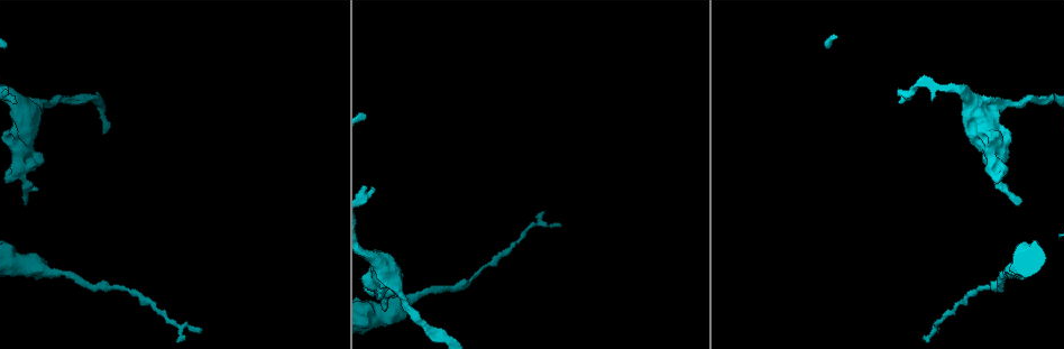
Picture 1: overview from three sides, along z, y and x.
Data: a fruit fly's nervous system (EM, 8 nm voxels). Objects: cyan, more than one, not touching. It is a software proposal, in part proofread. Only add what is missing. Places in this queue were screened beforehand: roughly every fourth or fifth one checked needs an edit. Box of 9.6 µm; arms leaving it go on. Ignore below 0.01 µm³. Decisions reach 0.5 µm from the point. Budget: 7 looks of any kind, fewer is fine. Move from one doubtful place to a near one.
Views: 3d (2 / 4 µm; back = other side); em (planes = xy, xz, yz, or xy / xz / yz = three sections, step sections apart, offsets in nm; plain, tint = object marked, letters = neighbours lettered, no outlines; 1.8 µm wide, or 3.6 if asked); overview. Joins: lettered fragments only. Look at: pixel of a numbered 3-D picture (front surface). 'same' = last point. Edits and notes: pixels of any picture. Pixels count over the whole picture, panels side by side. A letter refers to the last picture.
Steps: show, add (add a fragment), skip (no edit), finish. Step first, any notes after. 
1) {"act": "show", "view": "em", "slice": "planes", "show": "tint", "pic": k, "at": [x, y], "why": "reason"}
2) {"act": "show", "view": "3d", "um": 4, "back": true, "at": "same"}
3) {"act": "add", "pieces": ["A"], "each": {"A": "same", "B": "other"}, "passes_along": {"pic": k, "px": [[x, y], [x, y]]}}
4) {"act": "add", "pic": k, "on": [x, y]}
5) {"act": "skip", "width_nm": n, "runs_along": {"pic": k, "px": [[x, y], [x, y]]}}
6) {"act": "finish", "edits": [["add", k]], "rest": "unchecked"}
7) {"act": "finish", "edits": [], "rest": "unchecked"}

{"act": "show", "view": "em", "slice": "xz", "step": 8, "show": "tint", "pic": 1, "at": [1019, 205], "why": "branch stops here"}

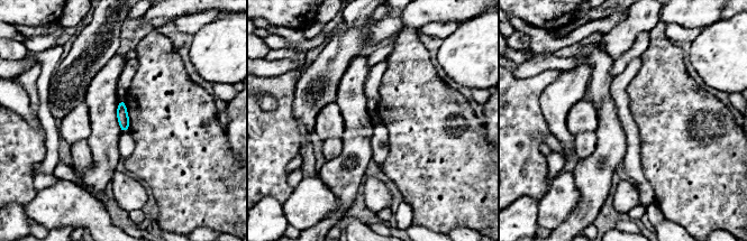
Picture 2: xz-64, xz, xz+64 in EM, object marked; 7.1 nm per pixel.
{"act": "show", "view": "em", "slice": "planes", "show": "tint", "at": "same"}

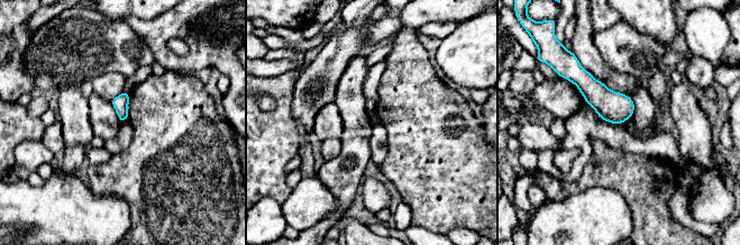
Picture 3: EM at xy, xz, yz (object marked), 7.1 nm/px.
{"act": "show", "view": "em", "slice": "planes", "show": "letters", "at": "same", "why": "see the neighbours"}

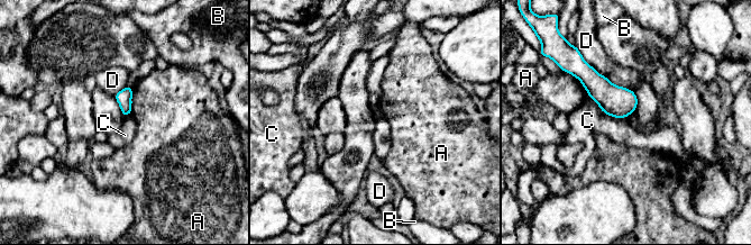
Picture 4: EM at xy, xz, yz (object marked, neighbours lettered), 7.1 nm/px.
{"act": "skip", "each": {"A": "other", "B": "other", "C": "other", "D": "other"}, "border": {"pic": 4, "px": [[589, 97], [611, 116], [630, 115]]}, "found": "no lettered fragment goes on from it"}

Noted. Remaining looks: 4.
{"act": "show", "view": "em", "um": 3.6, "slice": "yz", "step": 16, "show": "letters", "pic": 1, "at": [986, 129], "why": "four arms meet"}

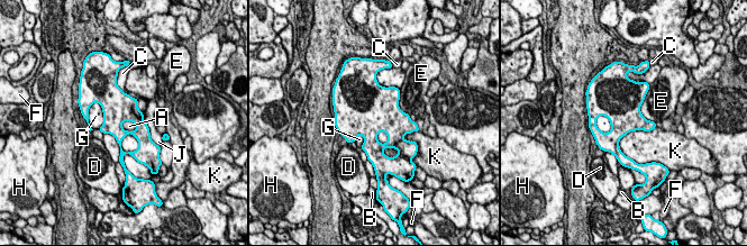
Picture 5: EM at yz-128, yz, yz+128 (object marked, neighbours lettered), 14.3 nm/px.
{"act": "skip", "each": {"A": "other", "B": "other", "C": "other", "D": "other", "E": "other", "F": "other", "G": "other", "H": "other", "J": "other", "K": "other"}, "border": {"pic": 5, "px": [[121, 122], [131, 121], [137, 127]]}, "found": "no lettered fragment goes on from it"}

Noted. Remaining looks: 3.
{"act": "show", "view": "3d", "um": 4, "pic": 1, "at": [901, 103], "why": "branch stops here"}

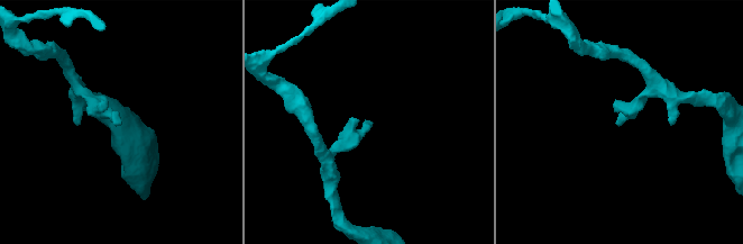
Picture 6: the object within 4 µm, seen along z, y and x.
{"act": "show", "view": "em", "slice": "planes", "show": "letters", "pic": 6, "at": [120, 125], "why": "need the tissue"}

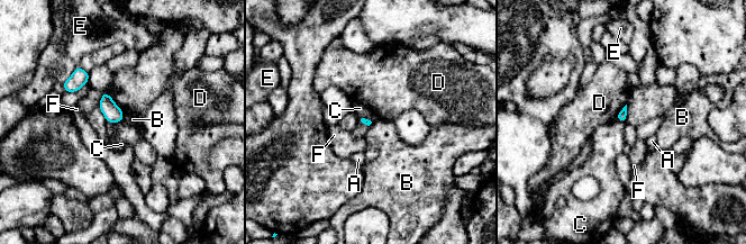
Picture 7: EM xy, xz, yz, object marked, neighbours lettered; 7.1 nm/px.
{"act": "skip", "longest_contact_nm": ["D", 190], "each": {"A": "other", "B": "other", "C": "other", "D": "other", "E": "other", "F": "other"}, "border": {"pic": 7, "px": [[358, 116], [365, 116], [372, 122]]}, "found": "none of them fits"}

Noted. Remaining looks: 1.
{"act": "finish", "edits": [], "rest": "unchecked"}

